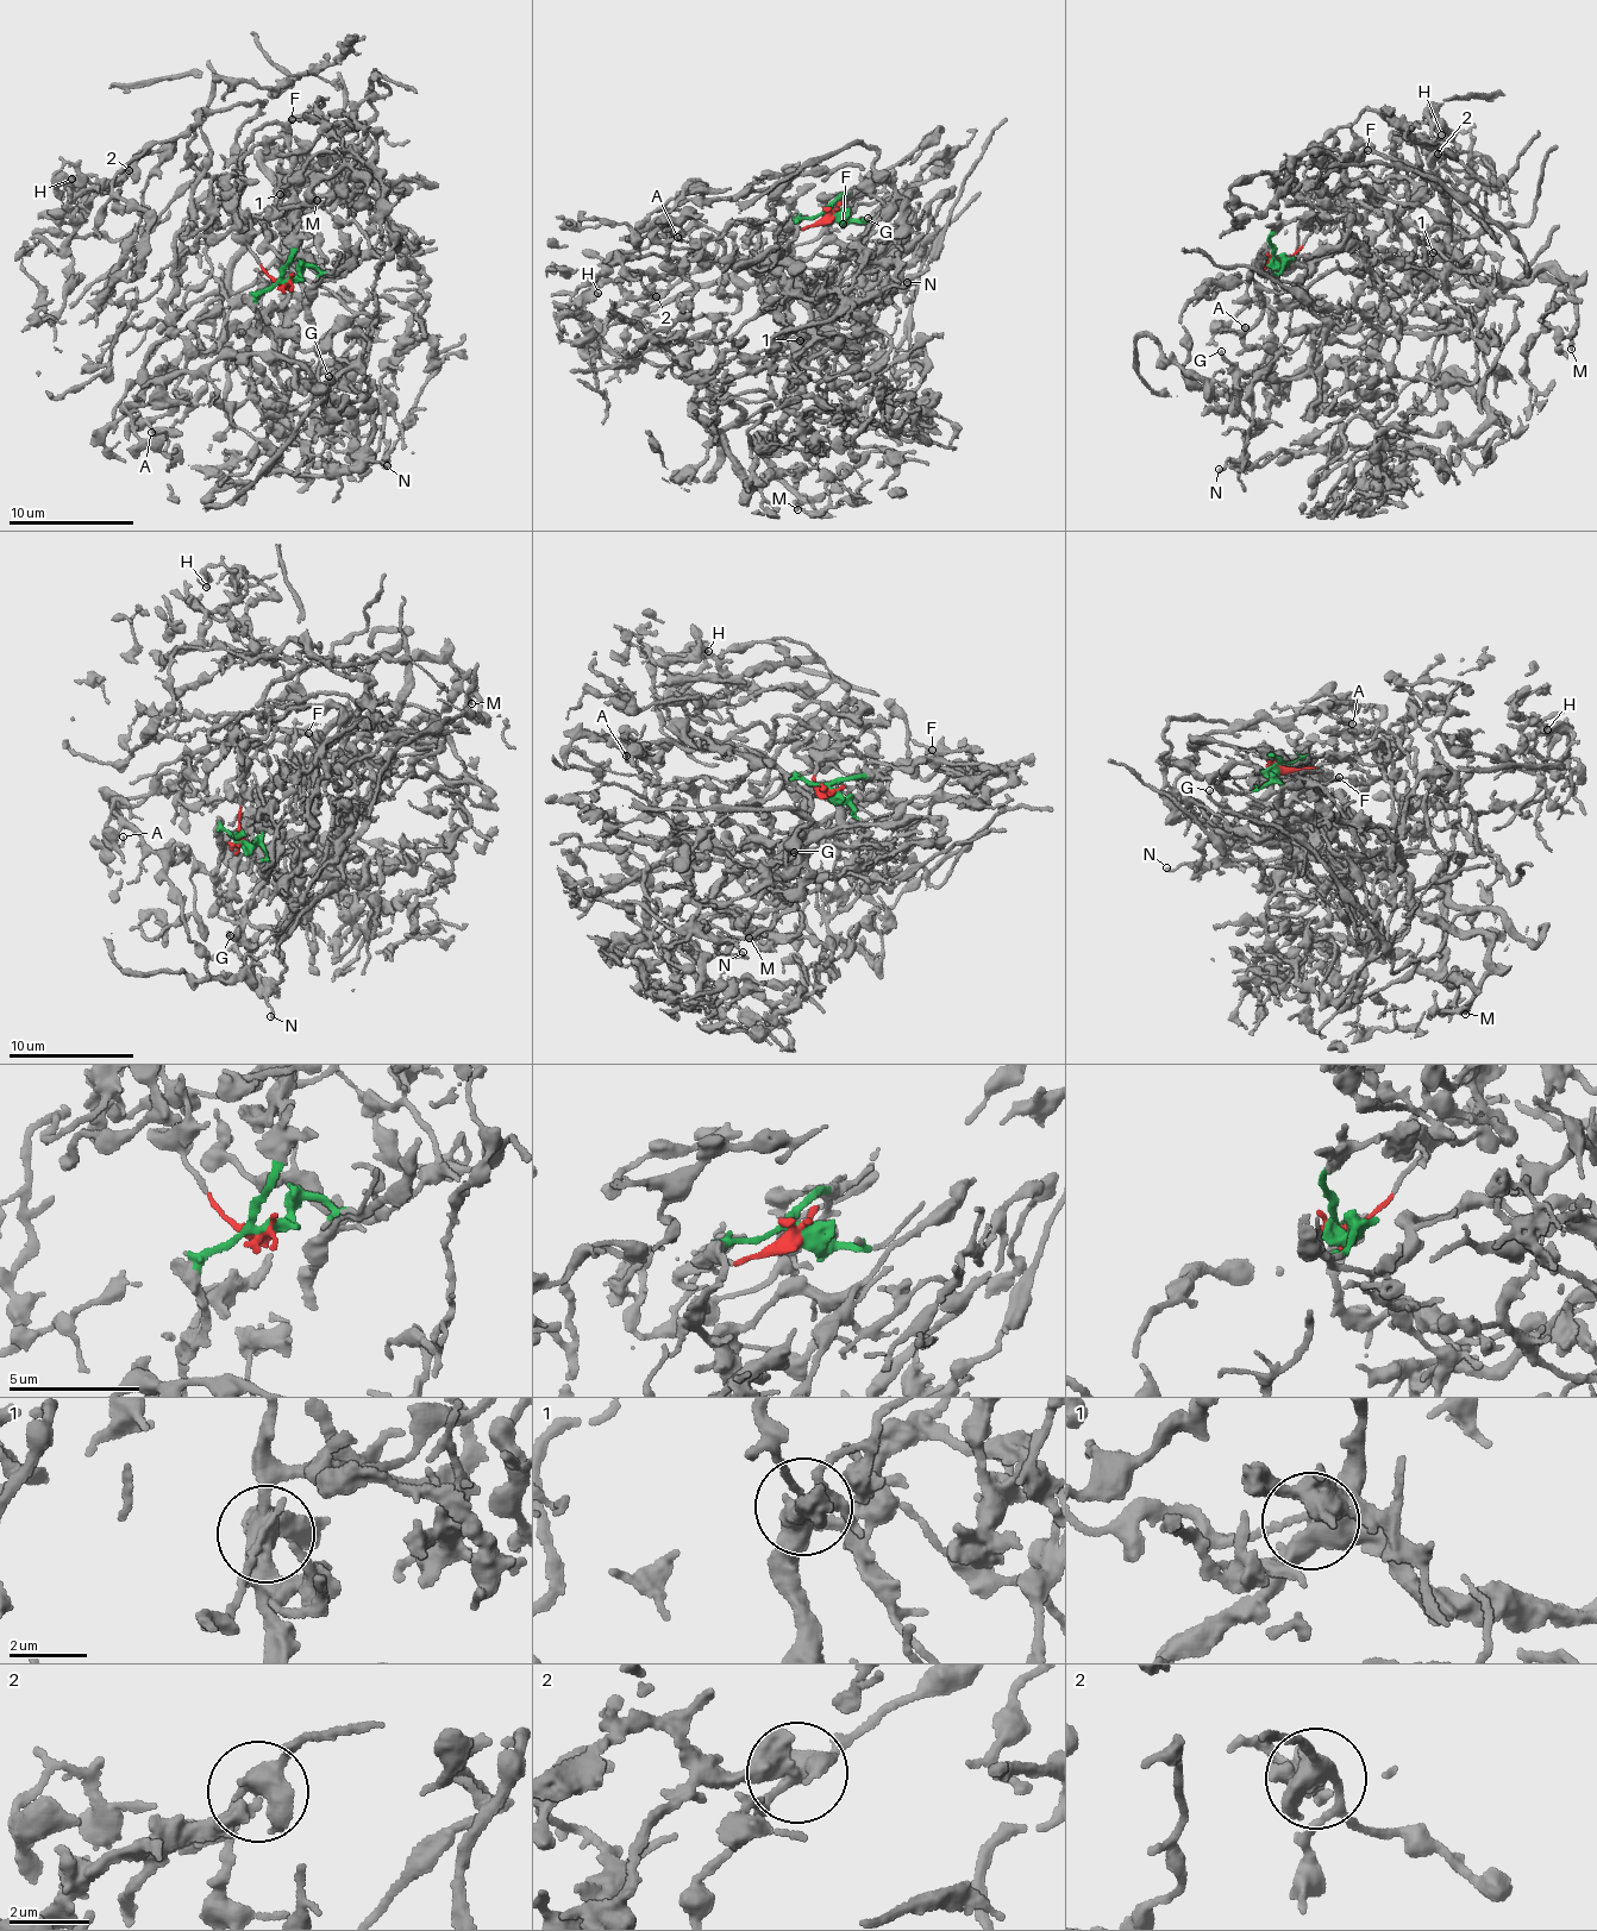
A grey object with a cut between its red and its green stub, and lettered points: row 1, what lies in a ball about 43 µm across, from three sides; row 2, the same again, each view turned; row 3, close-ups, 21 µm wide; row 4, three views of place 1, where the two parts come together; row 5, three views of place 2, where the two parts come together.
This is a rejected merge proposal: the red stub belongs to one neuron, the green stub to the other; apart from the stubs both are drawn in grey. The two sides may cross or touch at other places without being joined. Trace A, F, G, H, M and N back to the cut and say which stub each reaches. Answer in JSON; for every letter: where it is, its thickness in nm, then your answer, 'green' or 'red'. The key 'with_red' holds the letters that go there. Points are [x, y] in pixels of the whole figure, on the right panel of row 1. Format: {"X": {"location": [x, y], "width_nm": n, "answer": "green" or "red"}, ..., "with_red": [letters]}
{"A": {"location": [1245, 327], "width_nm": 160, "answer": "red"}, "F": {"location": [1367, 150], "width_nm": 120, "answer": "green"}, "G": {"location": [1221, 351], "width_nm": 220, "answer": "green"}, "H": {"location": [1441, 135], "width_nm": 480, "answer": "red"}, "M": {"location": [1571, 349], "width_nm": 280, "answer": "green"}, "N": {"location": [1219, 469], "width_nm": 160, "answer": "green"}, "with_red": ["A", "H"]}

